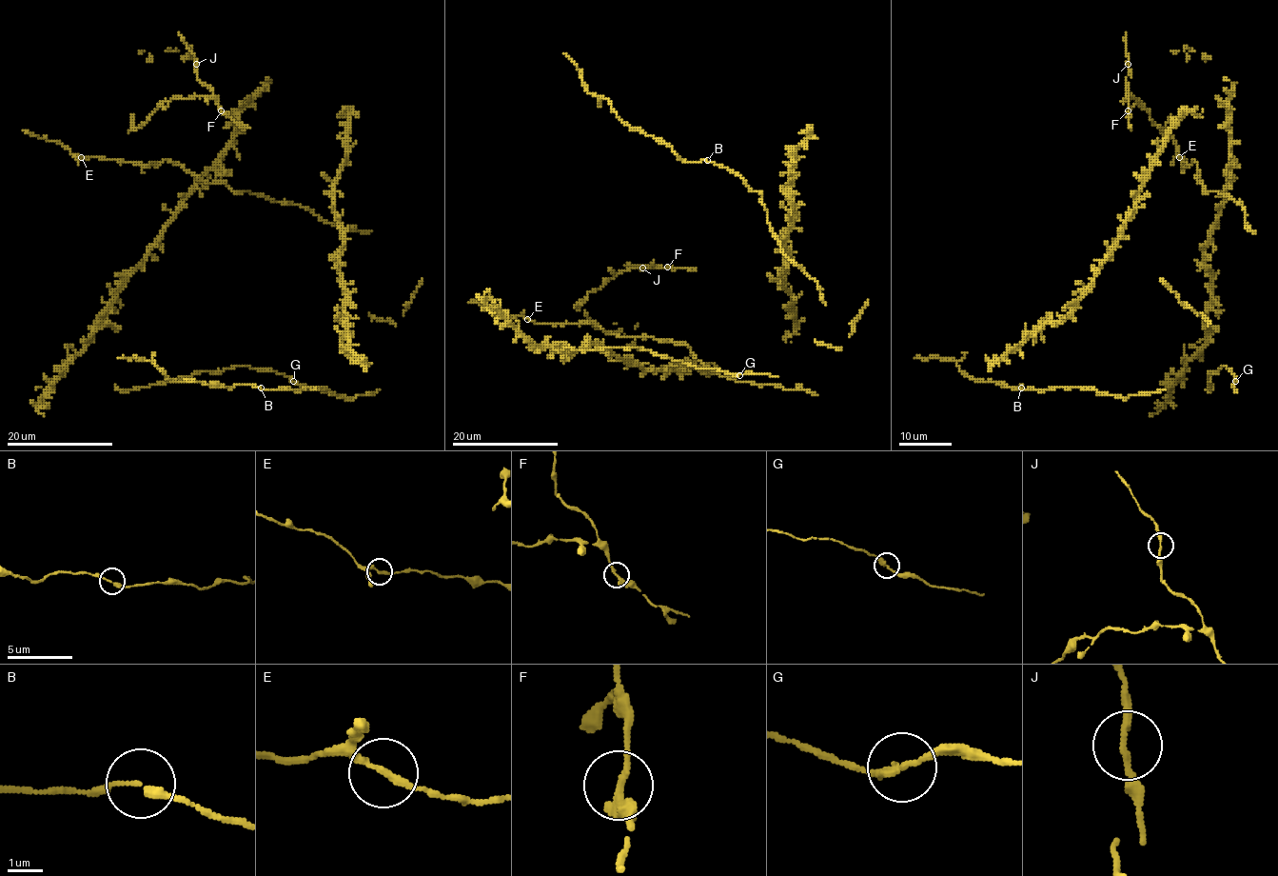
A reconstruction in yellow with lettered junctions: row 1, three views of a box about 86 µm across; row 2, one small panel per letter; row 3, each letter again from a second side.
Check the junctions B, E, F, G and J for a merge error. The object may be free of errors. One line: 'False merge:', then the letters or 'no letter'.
False merge: F

